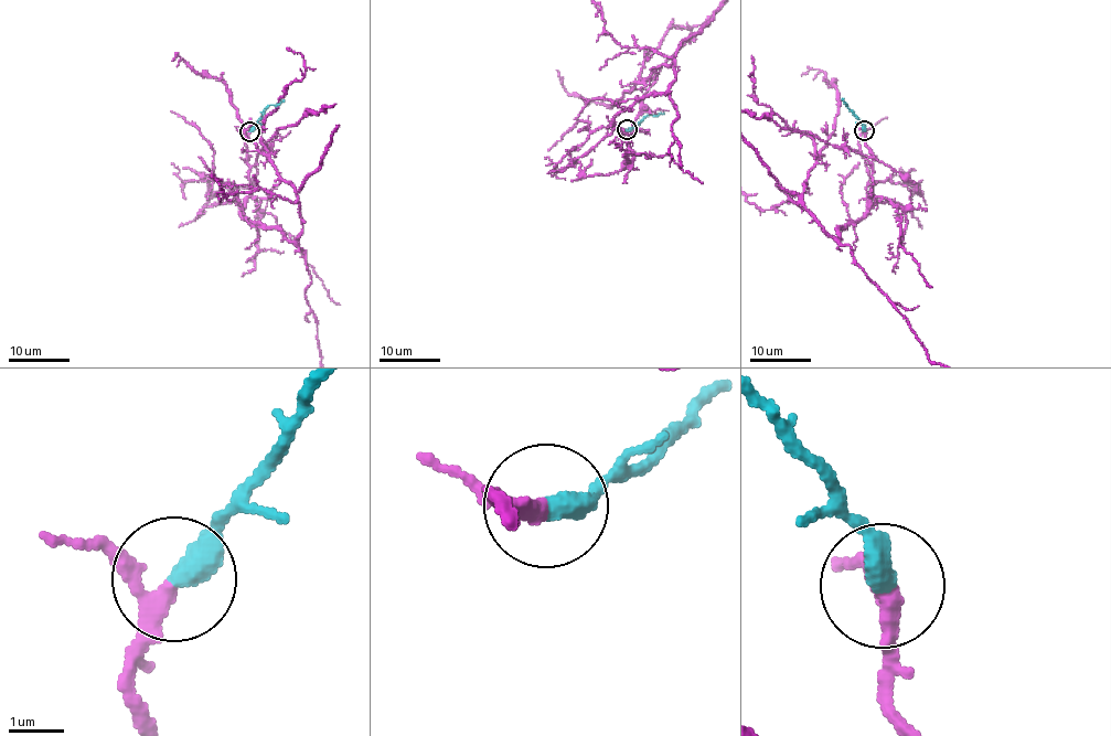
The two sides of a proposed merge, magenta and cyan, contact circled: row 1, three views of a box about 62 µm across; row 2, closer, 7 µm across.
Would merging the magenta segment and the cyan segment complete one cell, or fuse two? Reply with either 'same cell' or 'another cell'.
same cell

